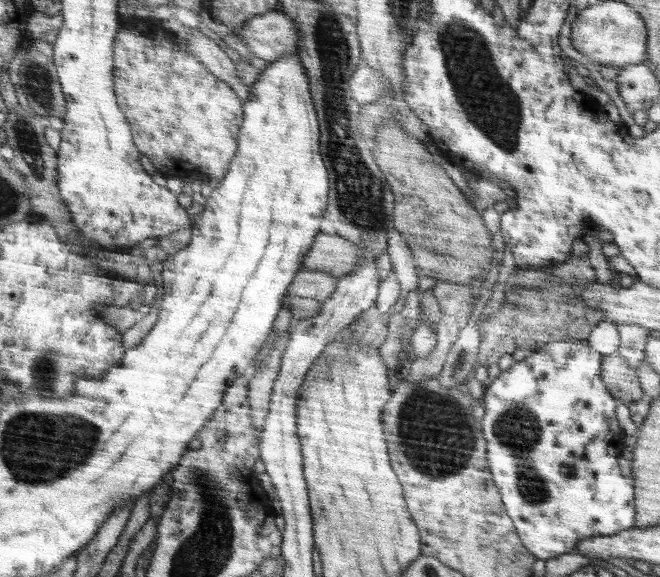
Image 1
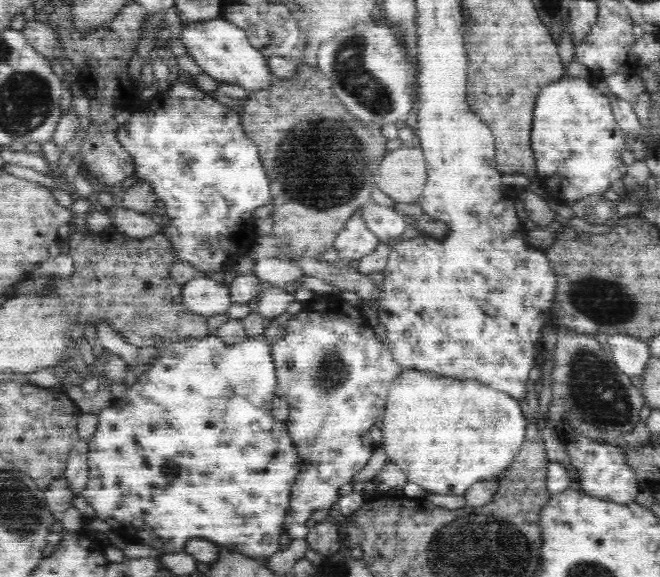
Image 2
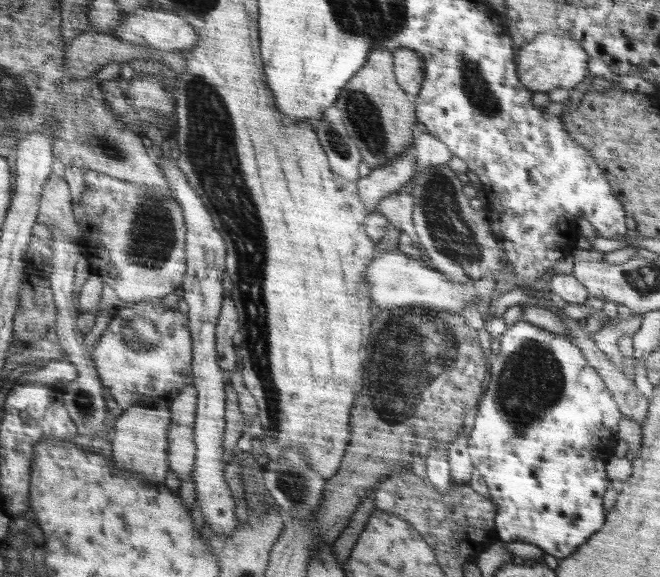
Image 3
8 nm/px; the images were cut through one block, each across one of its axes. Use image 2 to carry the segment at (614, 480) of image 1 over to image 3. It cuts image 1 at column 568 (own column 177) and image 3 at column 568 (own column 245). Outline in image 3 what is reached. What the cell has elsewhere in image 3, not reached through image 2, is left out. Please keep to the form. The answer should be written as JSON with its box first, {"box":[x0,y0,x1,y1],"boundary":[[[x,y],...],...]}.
{"box":[467,318,623,561],"boundary":[[[520,318],[499,341],[500,352],[491,357],[488,392],[478,406],[476,426],[467,437],[468,452],[489,488],[491,500],[498,504],[495,524],[499,541],[528,542],[558,561],[566,559],[607,521],[602,504],[606,490],[604,466],[614,456],[612,446],[623,413],[618,412],[619,405],[607,383],[566,335],[543,330]]]}

